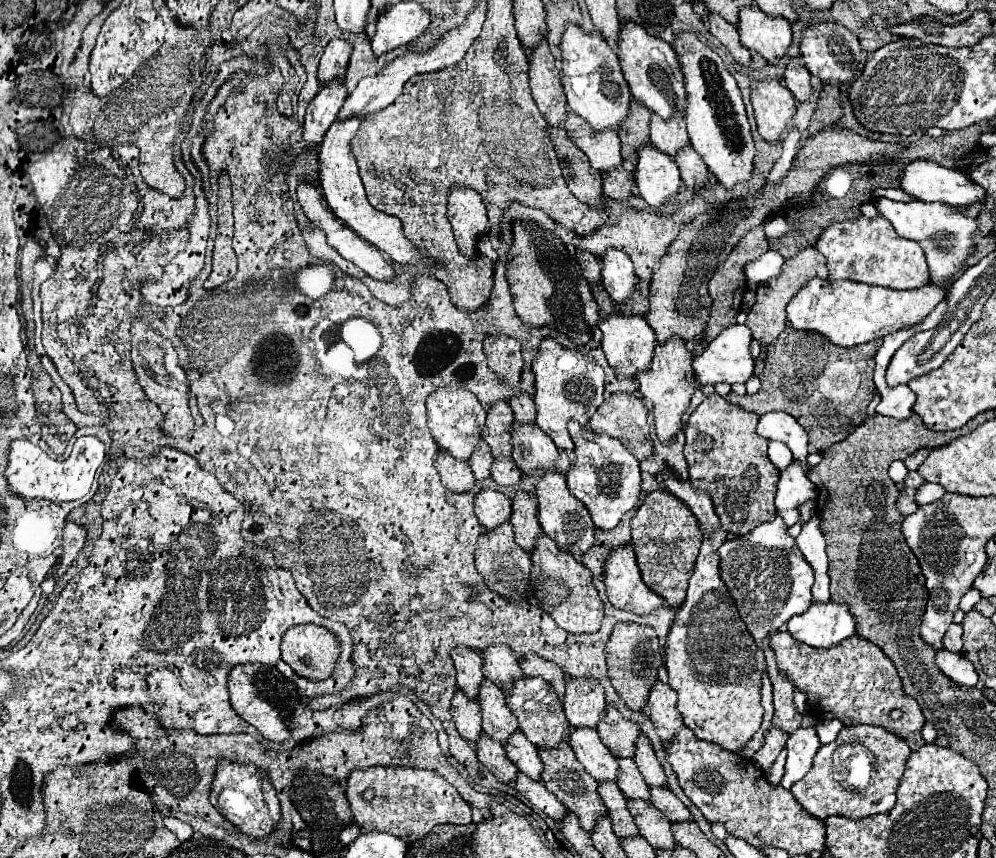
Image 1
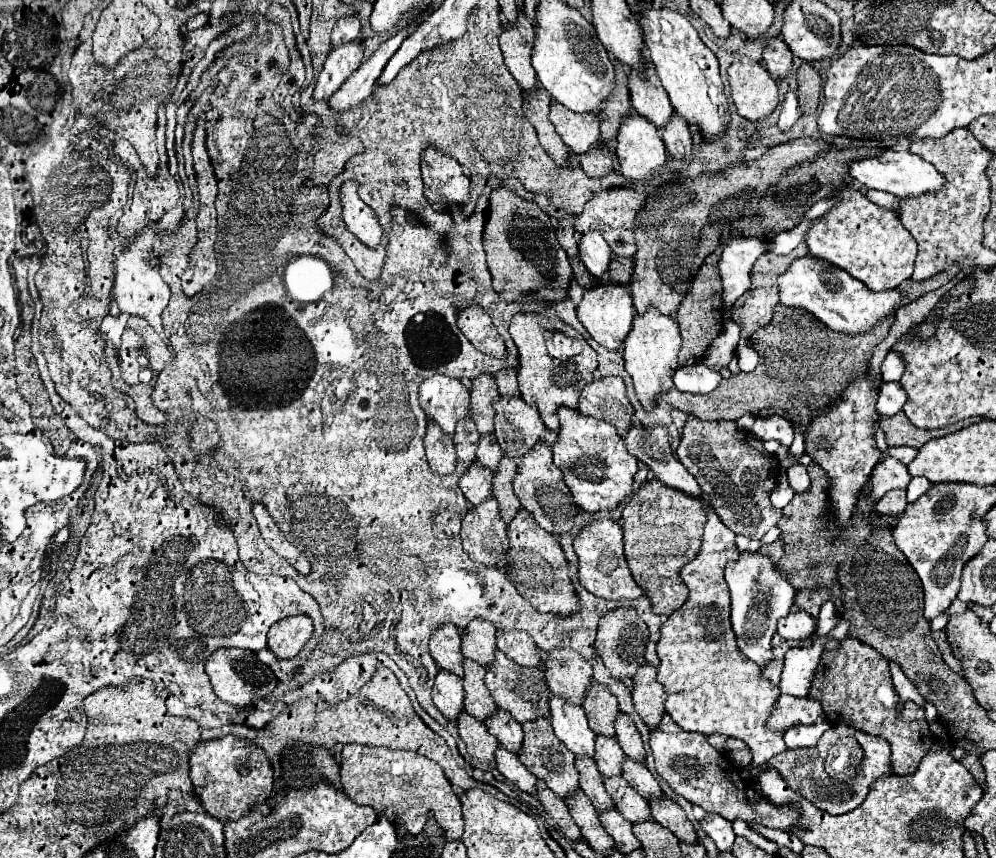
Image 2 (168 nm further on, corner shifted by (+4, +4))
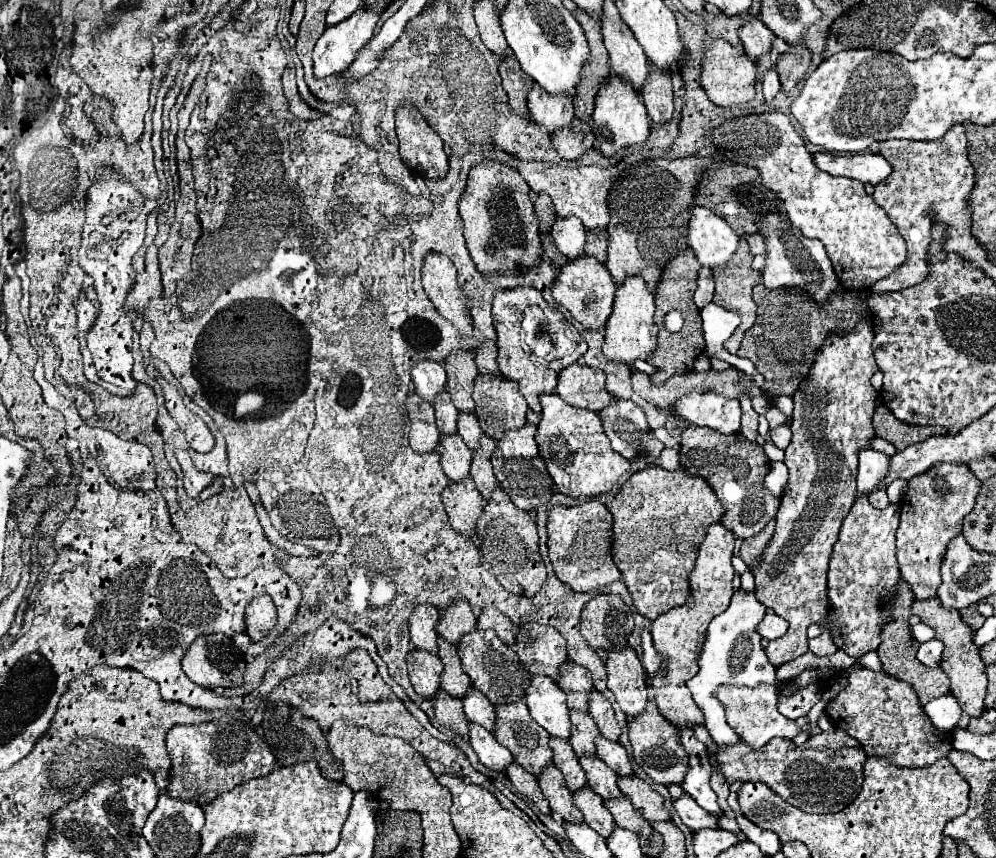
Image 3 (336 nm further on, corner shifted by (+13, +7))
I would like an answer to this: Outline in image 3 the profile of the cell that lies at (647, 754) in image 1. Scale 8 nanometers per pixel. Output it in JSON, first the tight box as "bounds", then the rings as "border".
{"bounds":[589,691,621,741],"border":[[[591,691],[591,695],[589,695],[589,715],[593,717],[593,721],[599,727],[603,737],[607,737],[611,741],[619,739],[621,729],[619,729],[619,725],[615,721],[613,707],[599,691]]]}

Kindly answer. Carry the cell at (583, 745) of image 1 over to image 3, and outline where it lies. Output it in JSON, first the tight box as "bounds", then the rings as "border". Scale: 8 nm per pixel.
{"bounds":[525,675,569,739],"border":[[[531,675],[529,687],[525,689],[525,703],[531,717],[551,735],[569,739],[569,707],[565,693],[559,685],[545,675]]]}

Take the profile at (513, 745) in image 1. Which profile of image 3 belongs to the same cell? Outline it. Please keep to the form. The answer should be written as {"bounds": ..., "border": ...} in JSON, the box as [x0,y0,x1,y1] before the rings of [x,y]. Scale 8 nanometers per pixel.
{"bounds":[463,687,495,731],"border":[[[469,687],[467,693],[463,695],[463,711],[469,721],[485,727],[487,731],[493,731],[493,727],[495,727],[493,705],[475,687]]]}

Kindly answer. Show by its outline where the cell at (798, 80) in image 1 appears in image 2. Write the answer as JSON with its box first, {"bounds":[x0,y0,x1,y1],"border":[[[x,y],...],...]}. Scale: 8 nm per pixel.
{"bounds":[764,38,794,78],"border":[[[772,38],[764,48],[764,64],[772,78],[784,78],[794,70],[792,52],[782,38]]]}

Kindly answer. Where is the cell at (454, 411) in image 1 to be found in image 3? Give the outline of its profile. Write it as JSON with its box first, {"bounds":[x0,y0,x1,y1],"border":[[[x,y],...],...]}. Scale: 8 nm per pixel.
{"bounds":[411,359,447,399],"border":[[[423,359],[411,367],[411,379],[415,383],[415,393],[419,393],[423,399],[433,399],[435,395],[445,391],[447,385],[447,373],[441,367],[441,363]]]}

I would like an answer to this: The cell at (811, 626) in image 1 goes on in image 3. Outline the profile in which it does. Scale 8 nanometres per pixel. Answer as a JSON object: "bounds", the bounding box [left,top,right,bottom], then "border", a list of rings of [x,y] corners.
{"bounds":[757,613,789,641],"border":[[[767,613],[767,615],[763,617],[763,621],[759,623],[759,627],[757,627],[757,633],[759,633],[763,639],[771,641],[771,639],[777,639],[777,637],[785,635],[787,627],[789,627],[789,623],[785,623],[785,619],[781,619],[781,617],[775,615],[775,613]]]}

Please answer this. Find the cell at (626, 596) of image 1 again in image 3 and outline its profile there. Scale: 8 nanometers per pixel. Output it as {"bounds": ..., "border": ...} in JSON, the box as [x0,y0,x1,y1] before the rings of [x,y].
{"bounds":[547,499,621,593],"border":[[[597,499],[565,507],[553,505],[547,511],[547,549],[553,571],[559,581],[569,585],[577,593],[587,593],[593,589],[601,589],[617,579],[621,579],[621,571],[613,563],[611,557],[611,541],[613,541],[613,519],[609,509]]]}

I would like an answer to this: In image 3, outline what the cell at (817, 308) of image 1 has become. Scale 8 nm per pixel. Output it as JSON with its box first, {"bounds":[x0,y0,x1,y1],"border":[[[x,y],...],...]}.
{"bounds":[757,215,837,303],"border":[[[767,215],[761,223],[757,223],[757,233],[765,237],[765,267],[761,269],[761,279],[765,287],[779,289],[779,287],[801,287],[805,289],[817,303],[823,303],[837,287],[837,275],[831,267],[827,251],[821,241],[809,239],[797,231],[787,215]]]}

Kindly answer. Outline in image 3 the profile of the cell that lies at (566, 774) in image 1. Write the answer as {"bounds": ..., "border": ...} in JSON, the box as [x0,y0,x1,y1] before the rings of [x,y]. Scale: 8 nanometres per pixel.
{"bounds":[493,701,551,775],"border":[[[509,701],[509,703],[495,703],[497,713],[497,725],[493,729],[495,739],[507,747],[513,755],[513,759],[531,775],[539,775],[545,765],[551,763],[551,749],[549,749],[549,735],[545,729],[537,727],[533,719],[529,719],[529,707],[525,707],[525,701]]]}

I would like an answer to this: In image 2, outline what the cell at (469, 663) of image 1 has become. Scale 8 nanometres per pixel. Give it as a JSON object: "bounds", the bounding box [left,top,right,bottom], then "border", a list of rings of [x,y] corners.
{"bounds":[430,626,464,678],"border":[[[442,626],[430,638],[430,652],[436,664],[462,678],[464,676],[464,668],[462,668],[464,656],[460,652],[460,644],[462,644],[462,638],[454,626]]]}

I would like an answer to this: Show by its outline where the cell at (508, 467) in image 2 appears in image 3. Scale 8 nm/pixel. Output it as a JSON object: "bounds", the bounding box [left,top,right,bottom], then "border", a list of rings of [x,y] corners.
{"bounds":[469,433,497,499],"border":[[[483,433],[479,449],[473,453],[473,463],[471,463],[471,471],[469,471],[479,493],[483,495],[483,499],[489,499],[493,487],[497,487],[497,479],[493,475],[491,459],[489,459],[493,451],[495,451],[495,439],[491,439],[489,435]]]}

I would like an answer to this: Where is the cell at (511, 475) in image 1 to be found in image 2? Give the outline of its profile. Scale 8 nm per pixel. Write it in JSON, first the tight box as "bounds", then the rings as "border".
{"bounds":[476,434,502,472],"border":[[[486,434],[480,438],[480,446],[476,450],[476,458],[480,464],[484,464],[488,470],[496,472],[498,470],[498,464],[502,460],[502,450],[494,438],[494,434]]]}

